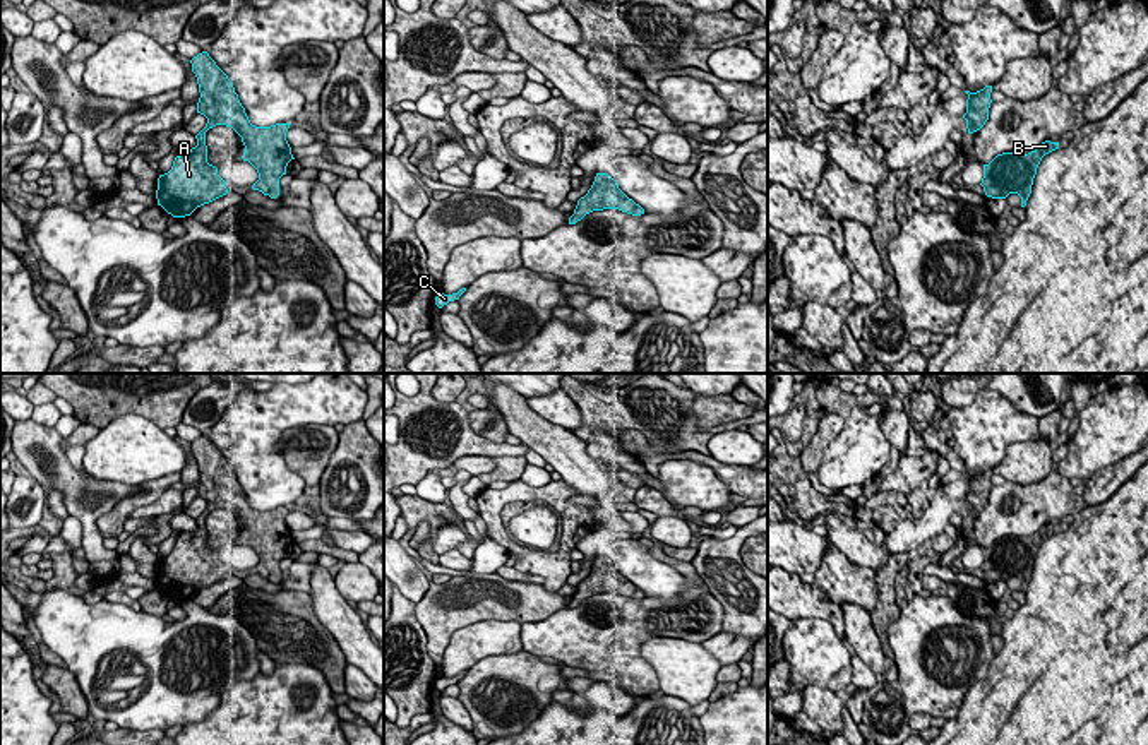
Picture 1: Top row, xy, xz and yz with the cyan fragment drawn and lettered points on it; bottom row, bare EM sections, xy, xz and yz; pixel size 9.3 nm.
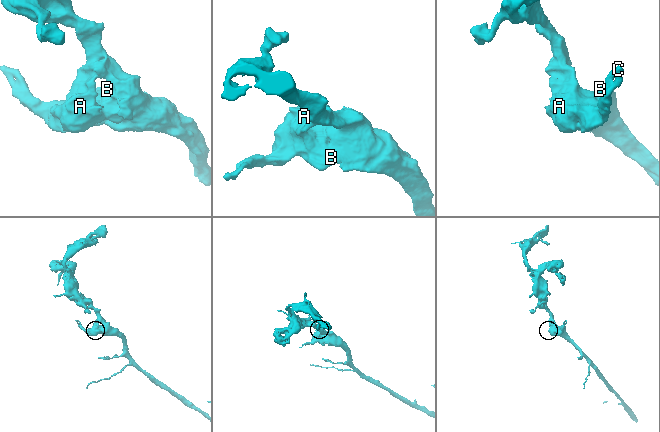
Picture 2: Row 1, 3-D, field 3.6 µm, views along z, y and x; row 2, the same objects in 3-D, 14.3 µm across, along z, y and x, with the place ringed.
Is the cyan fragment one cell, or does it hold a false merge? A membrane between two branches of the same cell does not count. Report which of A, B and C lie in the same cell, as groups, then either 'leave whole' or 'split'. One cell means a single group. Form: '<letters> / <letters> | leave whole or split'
A B C | leave whole

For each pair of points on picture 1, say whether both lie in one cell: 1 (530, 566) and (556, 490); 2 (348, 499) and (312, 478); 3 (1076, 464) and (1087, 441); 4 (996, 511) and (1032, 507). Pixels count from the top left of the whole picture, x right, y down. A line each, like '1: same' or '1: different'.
1: same
2: different
3: same
4: same

